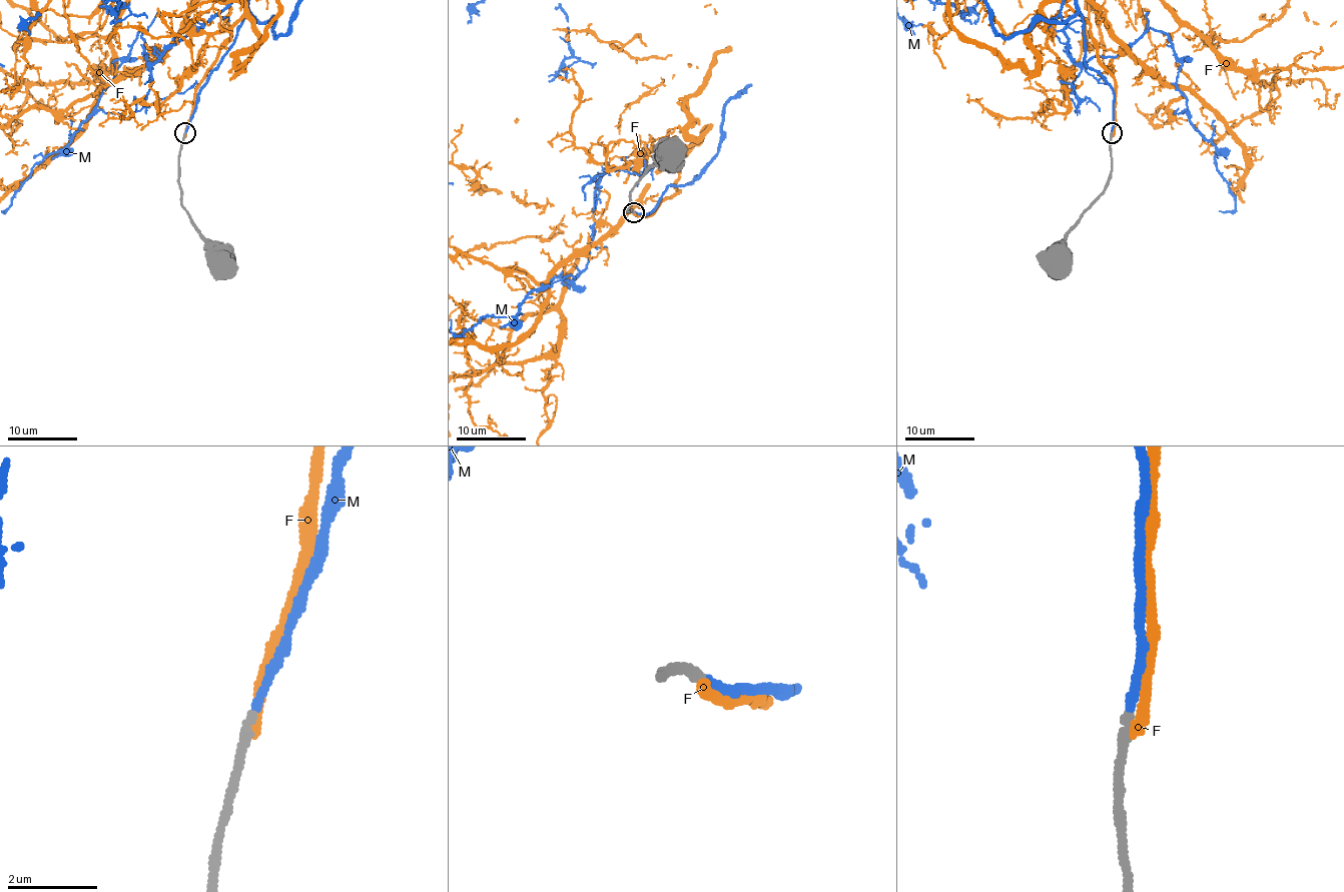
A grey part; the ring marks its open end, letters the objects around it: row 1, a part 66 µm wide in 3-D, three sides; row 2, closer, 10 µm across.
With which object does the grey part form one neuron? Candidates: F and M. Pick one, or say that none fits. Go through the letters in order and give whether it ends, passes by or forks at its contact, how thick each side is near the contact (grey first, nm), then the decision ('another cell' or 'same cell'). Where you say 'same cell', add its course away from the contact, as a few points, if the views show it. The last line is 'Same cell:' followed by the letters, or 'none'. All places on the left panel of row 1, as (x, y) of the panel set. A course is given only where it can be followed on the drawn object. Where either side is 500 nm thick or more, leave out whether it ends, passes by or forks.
F: it ends; calibres 240 and 240 nm; another cell
M: it ends; calibres 220 and 180 nm; same cell
Same cell: M

